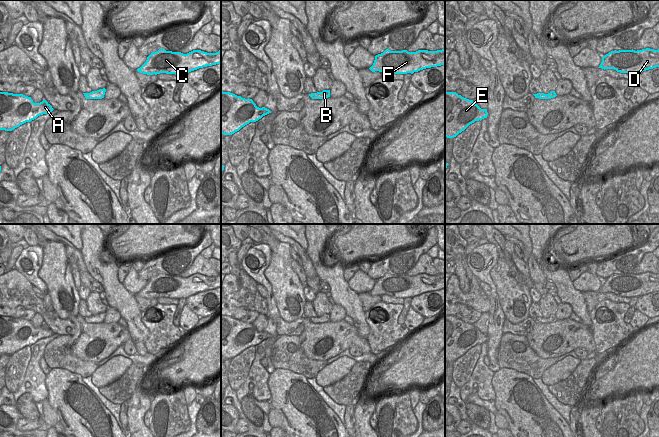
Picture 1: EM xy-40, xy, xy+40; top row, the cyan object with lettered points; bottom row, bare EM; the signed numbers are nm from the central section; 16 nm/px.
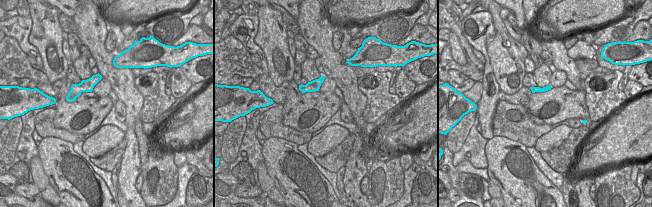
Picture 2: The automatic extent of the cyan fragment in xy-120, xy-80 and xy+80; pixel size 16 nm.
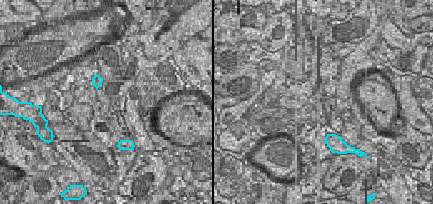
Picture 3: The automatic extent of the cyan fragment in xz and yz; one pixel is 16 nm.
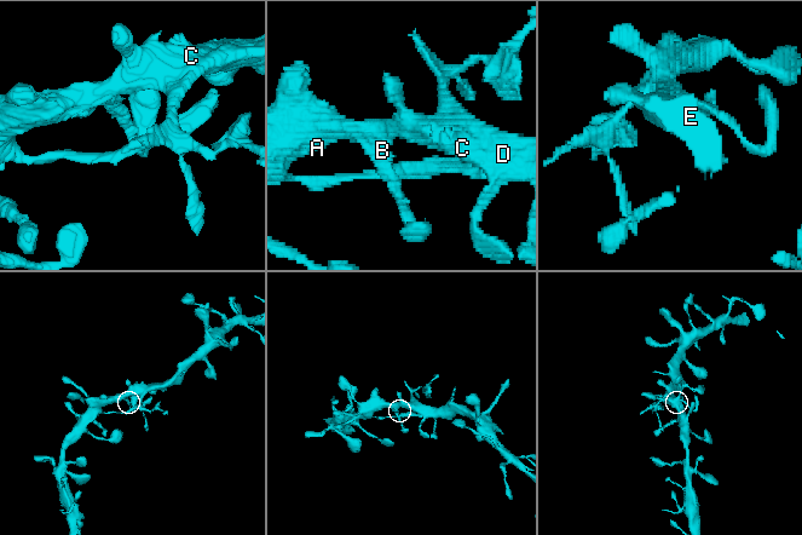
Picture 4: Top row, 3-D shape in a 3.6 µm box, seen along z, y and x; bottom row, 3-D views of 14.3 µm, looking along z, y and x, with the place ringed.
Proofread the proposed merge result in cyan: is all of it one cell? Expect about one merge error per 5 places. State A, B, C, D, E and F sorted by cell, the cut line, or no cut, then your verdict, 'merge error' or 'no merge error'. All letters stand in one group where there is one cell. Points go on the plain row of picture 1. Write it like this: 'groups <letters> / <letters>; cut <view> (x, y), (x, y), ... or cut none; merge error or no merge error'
groups A B C D E F; cut none; no merge error

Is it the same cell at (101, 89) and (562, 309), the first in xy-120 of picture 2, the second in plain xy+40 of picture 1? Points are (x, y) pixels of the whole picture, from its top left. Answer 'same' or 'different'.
same

